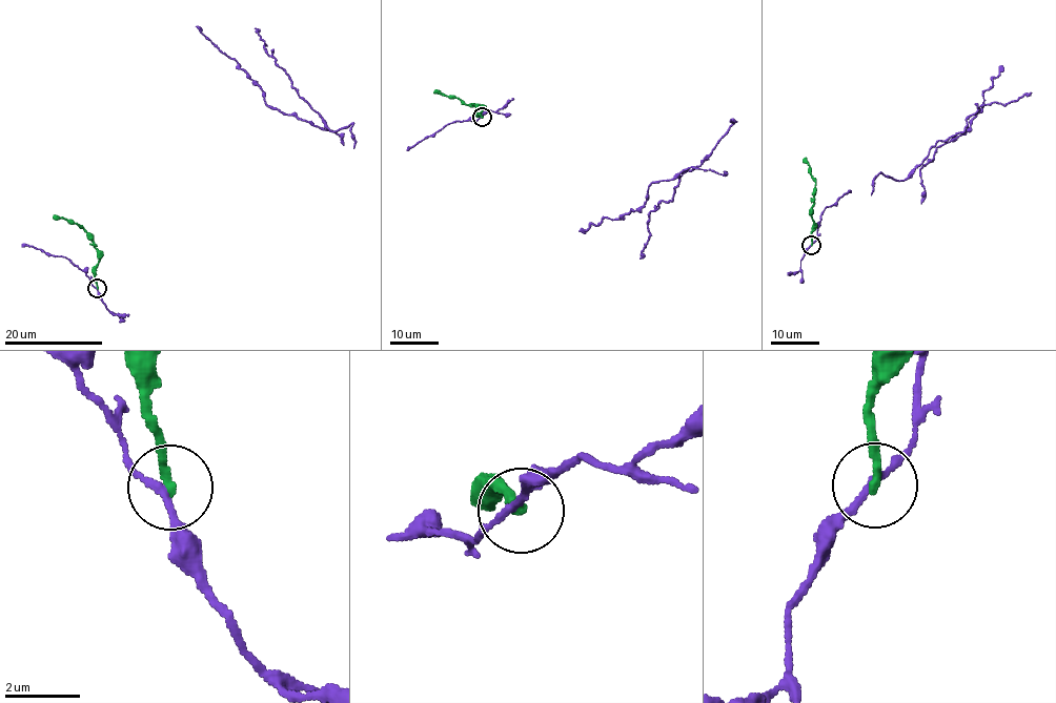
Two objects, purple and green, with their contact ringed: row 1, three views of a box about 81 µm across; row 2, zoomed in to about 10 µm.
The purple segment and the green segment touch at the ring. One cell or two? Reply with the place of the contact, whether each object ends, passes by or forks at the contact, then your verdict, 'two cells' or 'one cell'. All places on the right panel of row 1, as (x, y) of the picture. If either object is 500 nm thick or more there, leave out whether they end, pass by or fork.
at (811, 245); purple passes by; green ends there; two cells

